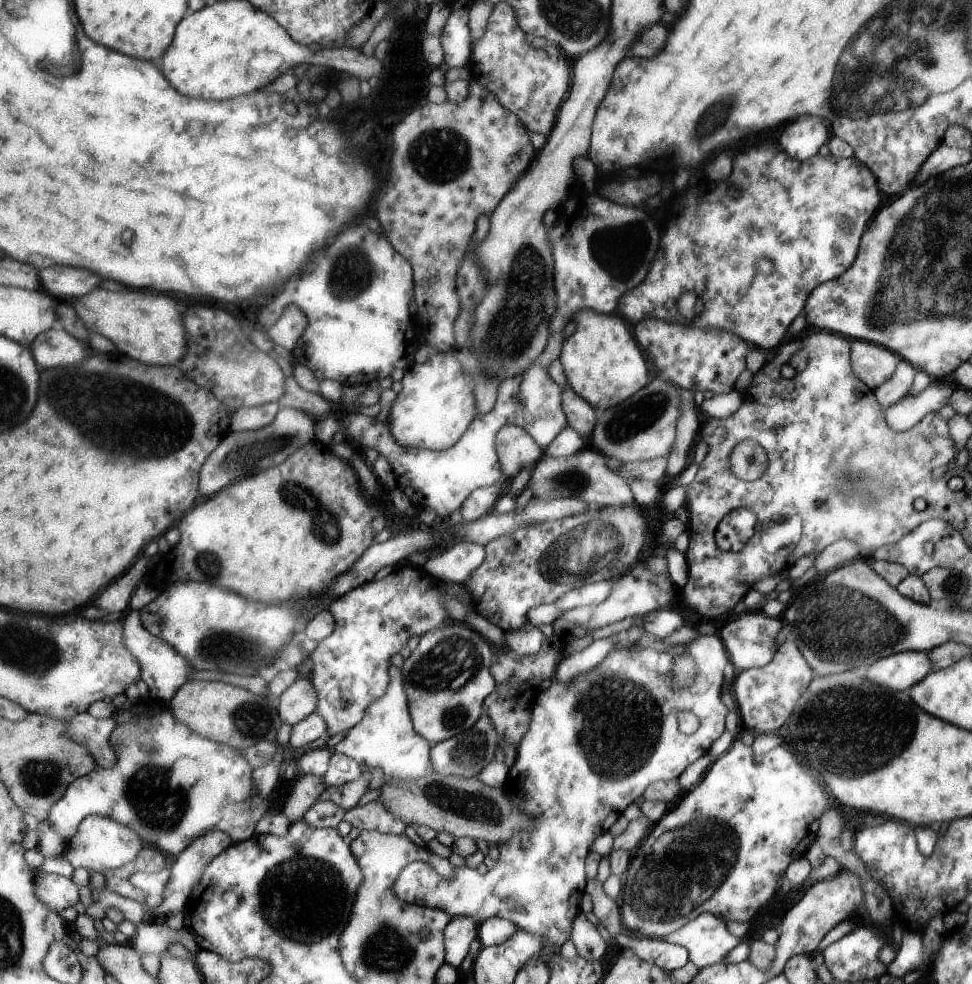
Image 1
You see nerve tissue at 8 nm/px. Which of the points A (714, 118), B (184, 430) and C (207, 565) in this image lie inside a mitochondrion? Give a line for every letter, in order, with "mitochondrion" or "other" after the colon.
A: mitochondrion
B: mitochondrion
C: mitochondrion

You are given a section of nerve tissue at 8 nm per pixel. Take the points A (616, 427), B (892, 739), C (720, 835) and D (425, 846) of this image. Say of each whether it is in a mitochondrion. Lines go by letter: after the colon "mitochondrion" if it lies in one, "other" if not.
A: mitochondrion
B: mitochondrion
C: mitochondrion
D: other

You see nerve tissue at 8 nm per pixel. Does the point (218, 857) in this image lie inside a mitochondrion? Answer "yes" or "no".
no

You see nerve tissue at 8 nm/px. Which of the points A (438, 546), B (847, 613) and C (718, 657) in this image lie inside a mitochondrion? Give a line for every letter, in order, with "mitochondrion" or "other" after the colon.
A: other
B: mitochondrion
C: other

